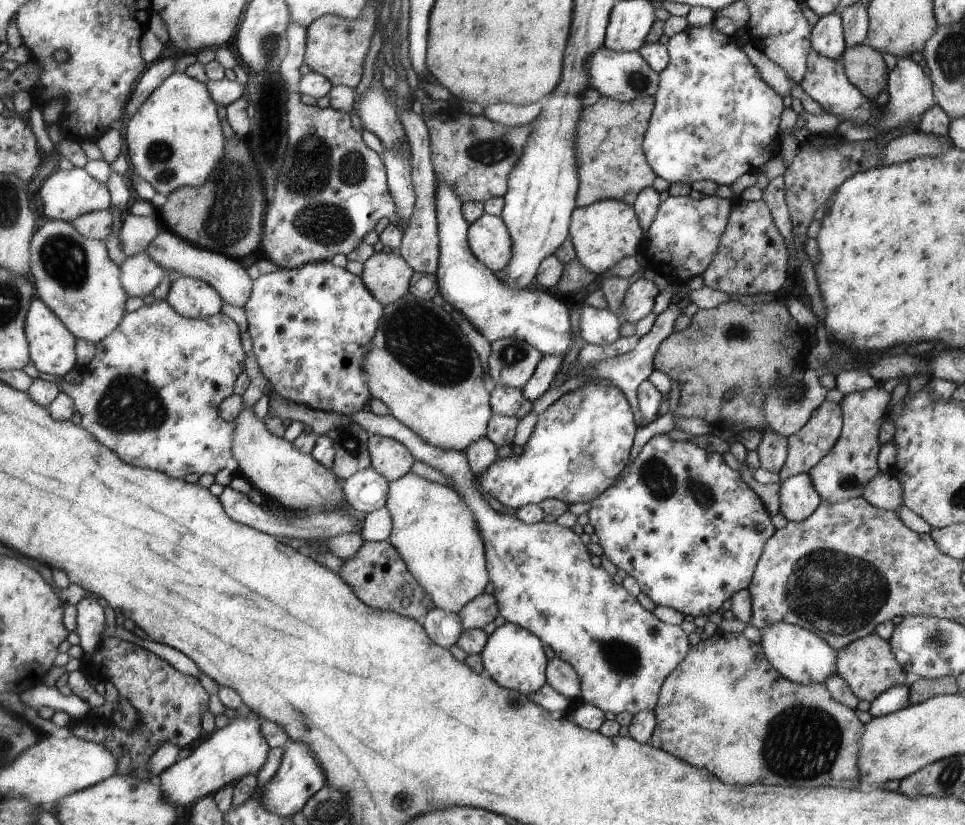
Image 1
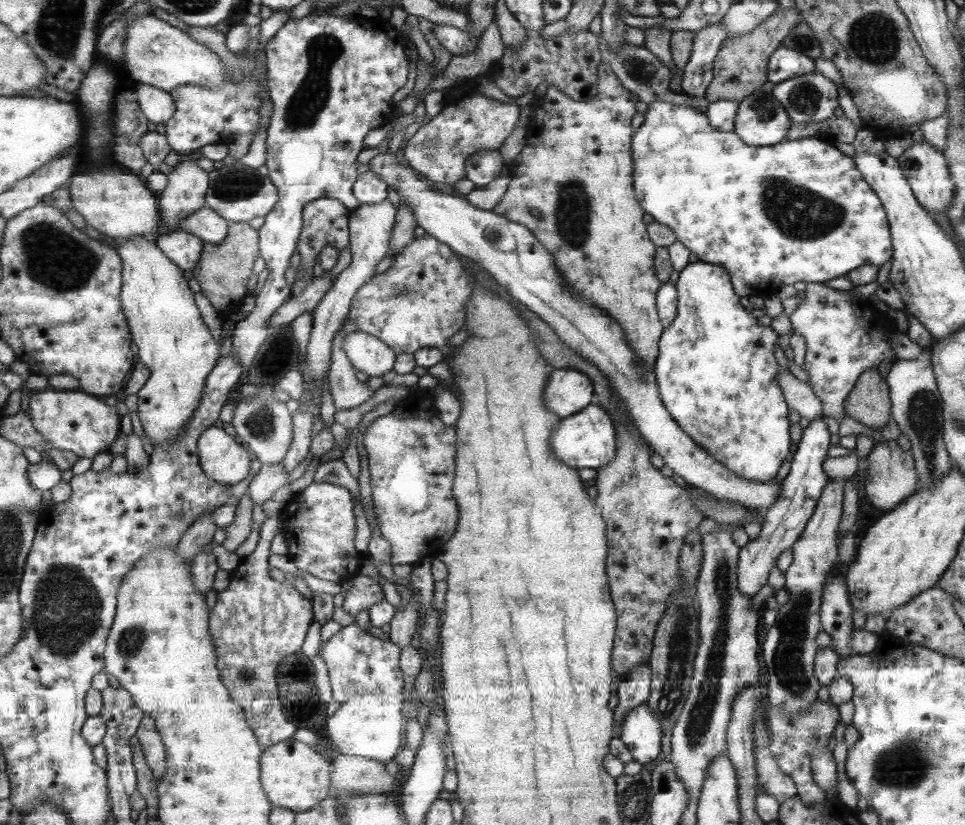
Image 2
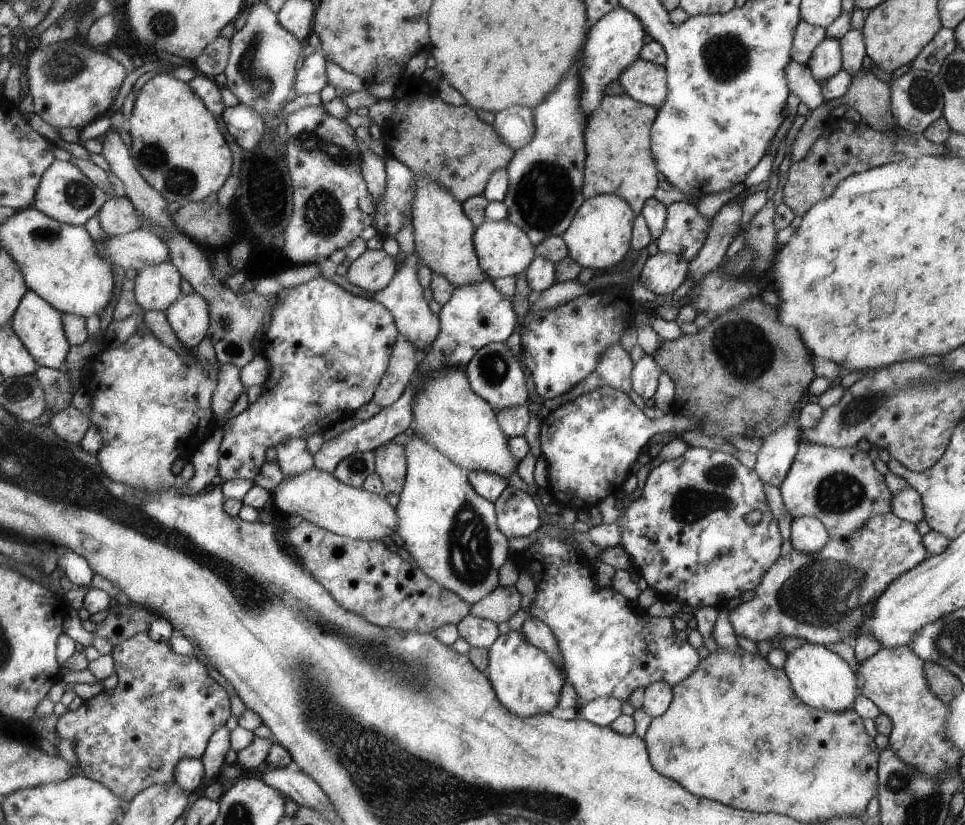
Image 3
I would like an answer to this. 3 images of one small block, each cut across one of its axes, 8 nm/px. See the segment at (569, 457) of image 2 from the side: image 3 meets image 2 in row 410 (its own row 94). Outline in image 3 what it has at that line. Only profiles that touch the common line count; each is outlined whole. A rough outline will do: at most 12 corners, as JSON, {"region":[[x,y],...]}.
{"region":[[618,6],[590,25],[583,105],[601,107],[604,88],[640,58],[645,26]]}

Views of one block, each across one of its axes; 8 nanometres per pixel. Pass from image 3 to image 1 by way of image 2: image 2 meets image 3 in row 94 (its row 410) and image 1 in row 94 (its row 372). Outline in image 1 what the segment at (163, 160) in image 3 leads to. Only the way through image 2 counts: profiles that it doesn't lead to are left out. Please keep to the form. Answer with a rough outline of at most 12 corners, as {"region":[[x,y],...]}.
{"region":[[164,80],[126,122],[133,174],[164,195],[224,157],[210,86]]}

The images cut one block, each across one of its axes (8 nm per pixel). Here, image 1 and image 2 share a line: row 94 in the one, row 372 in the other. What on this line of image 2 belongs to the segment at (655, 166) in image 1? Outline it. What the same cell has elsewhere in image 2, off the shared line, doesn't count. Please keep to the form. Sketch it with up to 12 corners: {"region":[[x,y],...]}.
{"region":[[679,272],[661,400],[738,476],[792,446],[779,335],[729,272]]}

